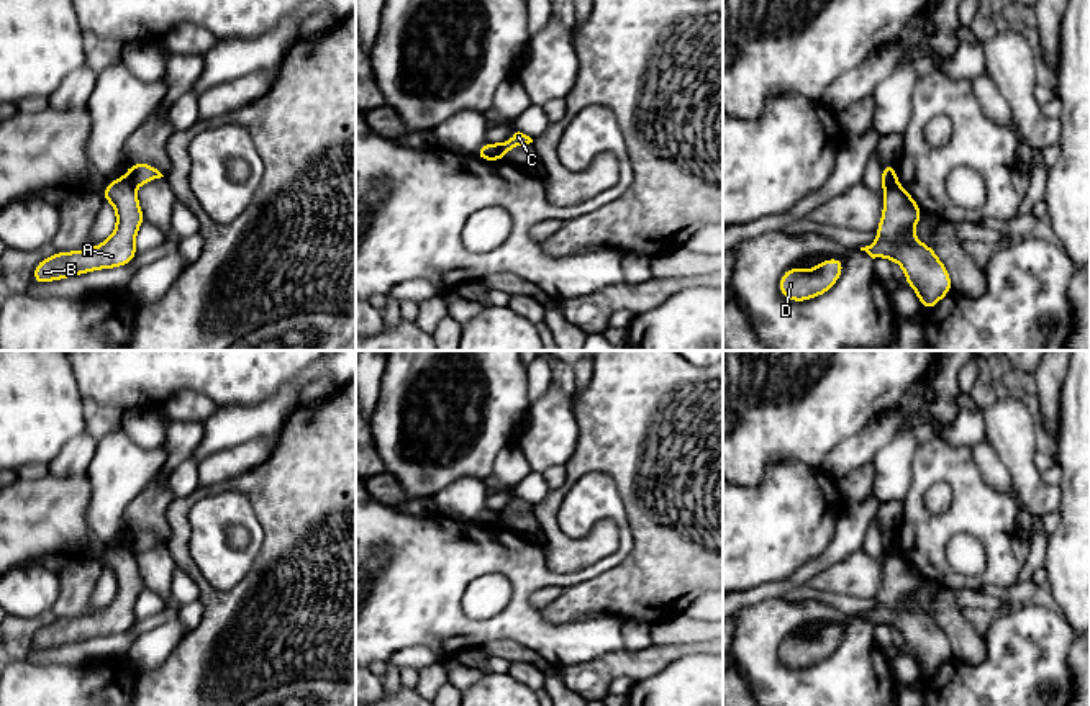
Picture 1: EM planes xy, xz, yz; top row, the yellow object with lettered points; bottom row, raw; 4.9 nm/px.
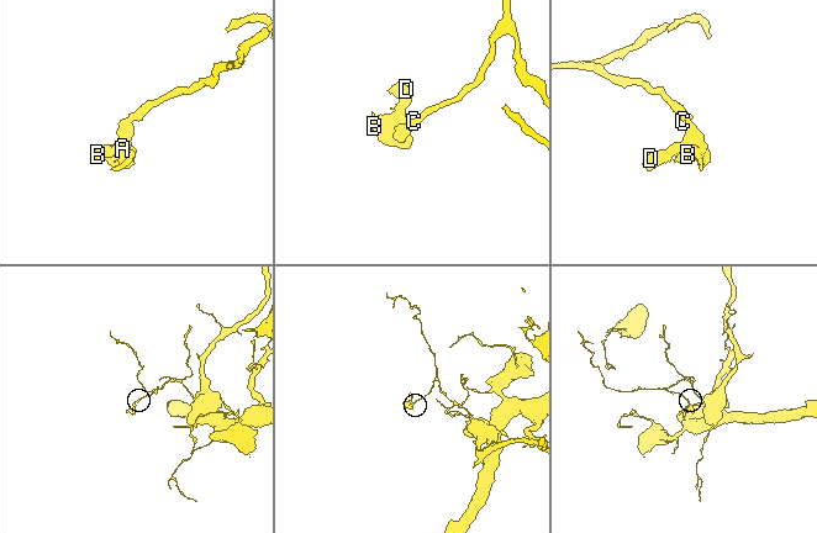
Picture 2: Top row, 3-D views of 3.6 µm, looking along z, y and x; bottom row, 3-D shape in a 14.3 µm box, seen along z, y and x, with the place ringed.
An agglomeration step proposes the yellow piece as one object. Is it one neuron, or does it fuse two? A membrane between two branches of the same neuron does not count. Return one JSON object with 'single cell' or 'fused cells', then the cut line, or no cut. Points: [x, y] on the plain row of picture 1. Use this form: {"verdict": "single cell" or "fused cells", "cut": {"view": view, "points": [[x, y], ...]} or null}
{"verdict": "fused cells", "cut": {"view": "xz", "points": [[497, 511], [504, 524]]}}

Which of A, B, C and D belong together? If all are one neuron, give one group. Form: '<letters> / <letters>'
A B D / C

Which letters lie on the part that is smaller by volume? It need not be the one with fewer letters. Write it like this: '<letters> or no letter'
A, B, D

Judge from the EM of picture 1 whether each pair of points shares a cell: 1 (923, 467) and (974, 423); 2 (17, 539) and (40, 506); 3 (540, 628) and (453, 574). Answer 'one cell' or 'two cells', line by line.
1: two cells
2: one cell
3: one cell

